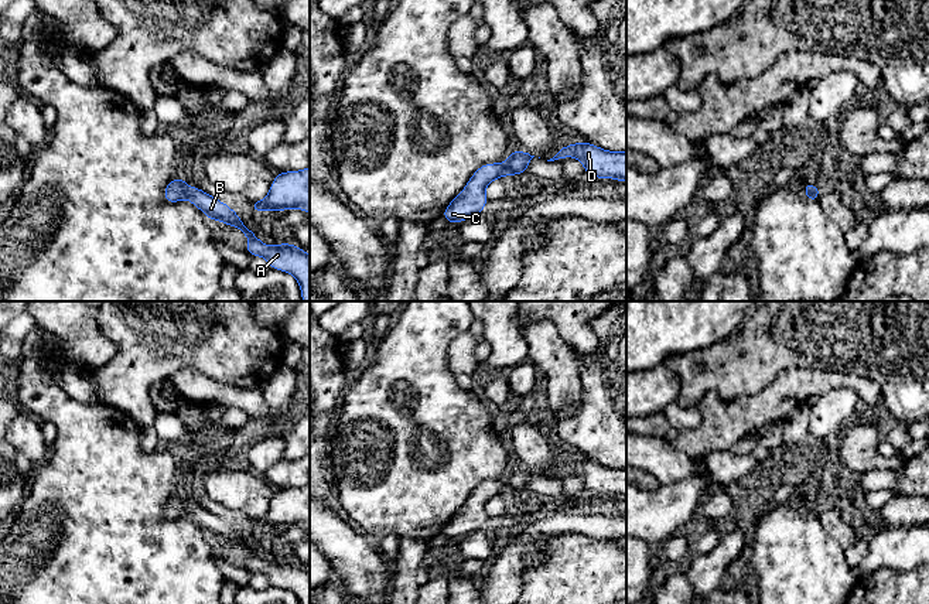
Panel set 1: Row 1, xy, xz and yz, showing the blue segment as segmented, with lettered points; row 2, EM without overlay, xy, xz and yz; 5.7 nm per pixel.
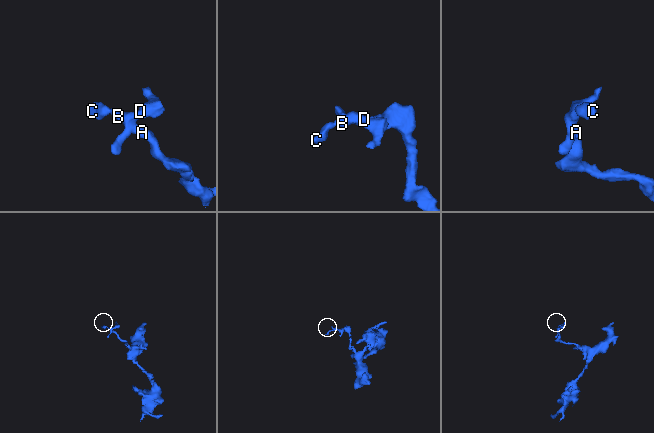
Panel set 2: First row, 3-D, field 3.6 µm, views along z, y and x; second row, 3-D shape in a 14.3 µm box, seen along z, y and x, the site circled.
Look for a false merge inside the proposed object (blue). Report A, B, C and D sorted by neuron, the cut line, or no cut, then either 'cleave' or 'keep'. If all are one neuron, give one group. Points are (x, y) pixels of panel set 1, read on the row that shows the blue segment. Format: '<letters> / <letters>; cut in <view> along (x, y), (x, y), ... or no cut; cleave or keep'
A B C D; no cut; keep

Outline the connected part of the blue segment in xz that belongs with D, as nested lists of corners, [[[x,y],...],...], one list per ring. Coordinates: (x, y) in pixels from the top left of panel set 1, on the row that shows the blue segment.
[[[588,141],[571,143],[547,161],[566,157],[578,158],[584,171],[592,178],[614,178],[626,182],[626,151],[608,151]]]

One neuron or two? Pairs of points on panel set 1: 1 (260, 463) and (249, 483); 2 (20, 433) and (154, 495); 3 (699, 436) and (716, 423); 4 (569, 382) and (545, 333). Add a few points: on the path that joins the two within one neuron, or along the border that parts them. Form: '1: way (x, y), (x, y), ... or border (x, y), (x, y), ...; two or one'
1: border (252, 470), (262, 477); two
2: border (50, 447), (50, 454), (36, 467); two
3: way (703, 436), (711, 427); one
4: way (562, 369), (545, 345); one

